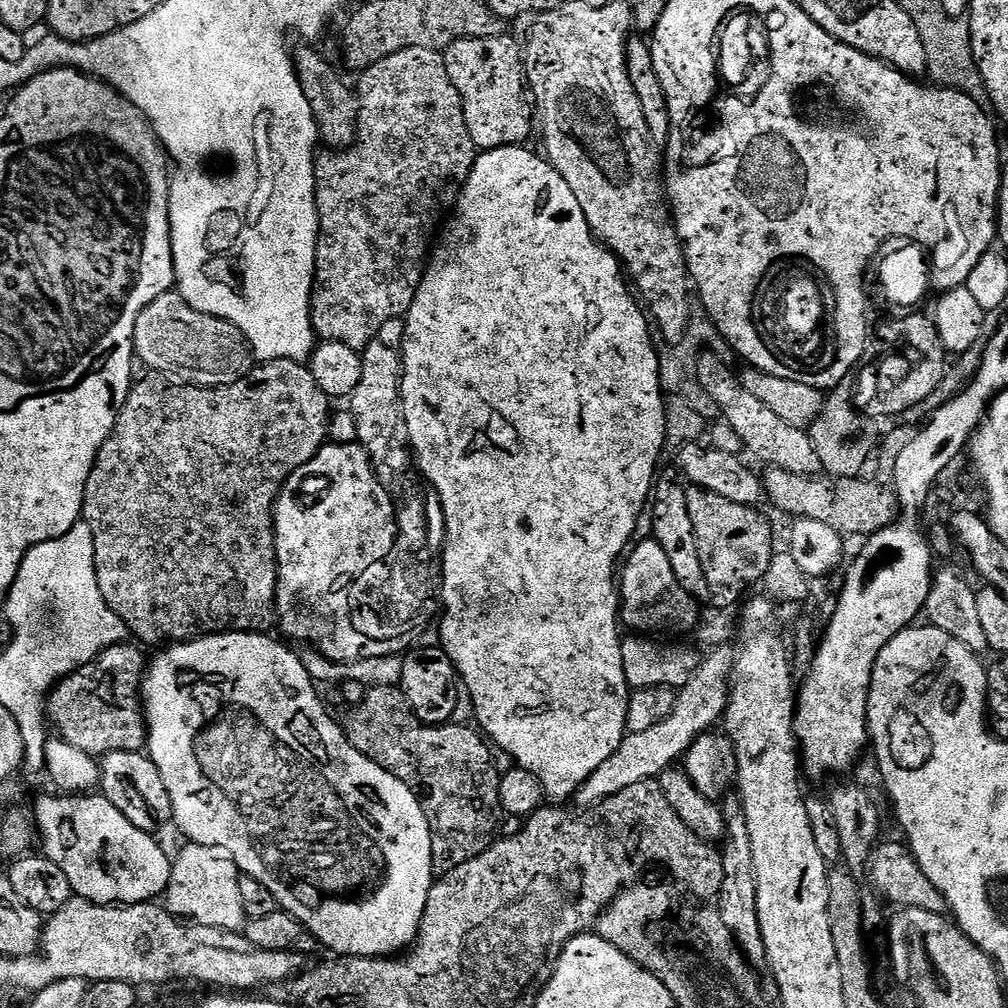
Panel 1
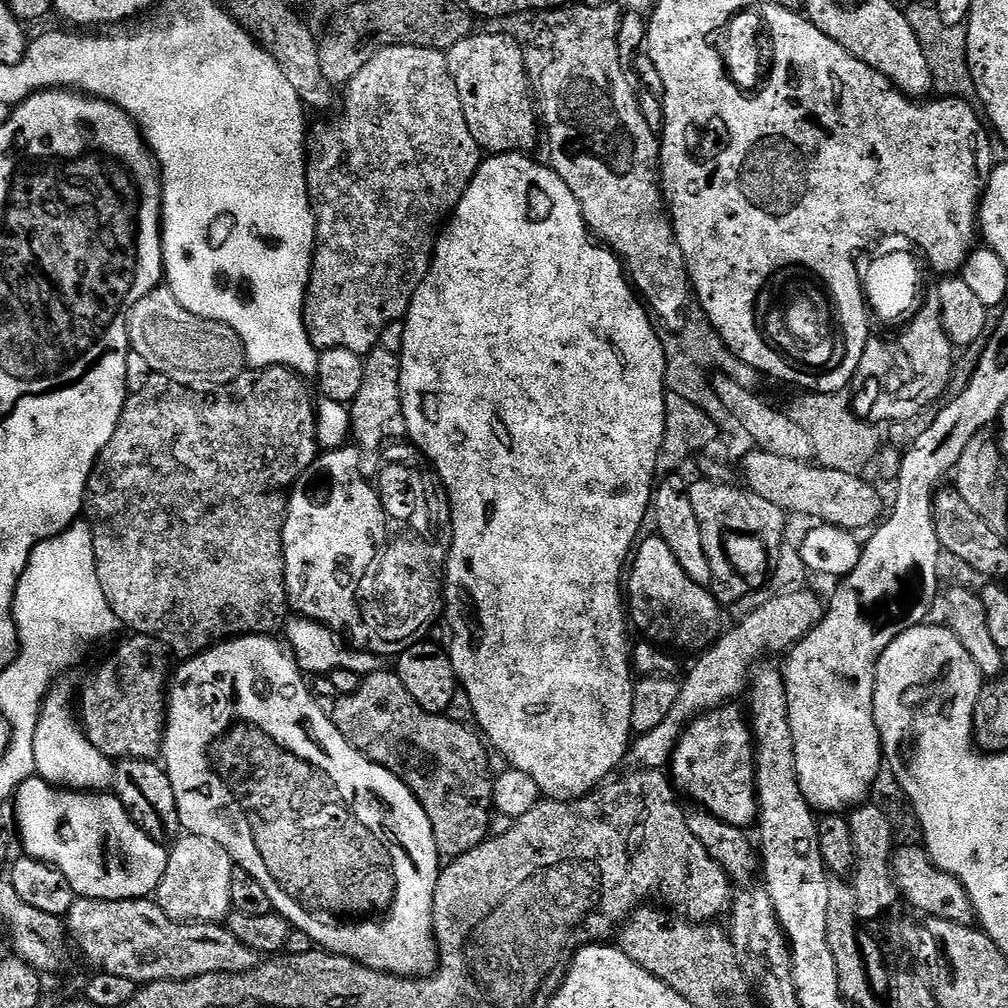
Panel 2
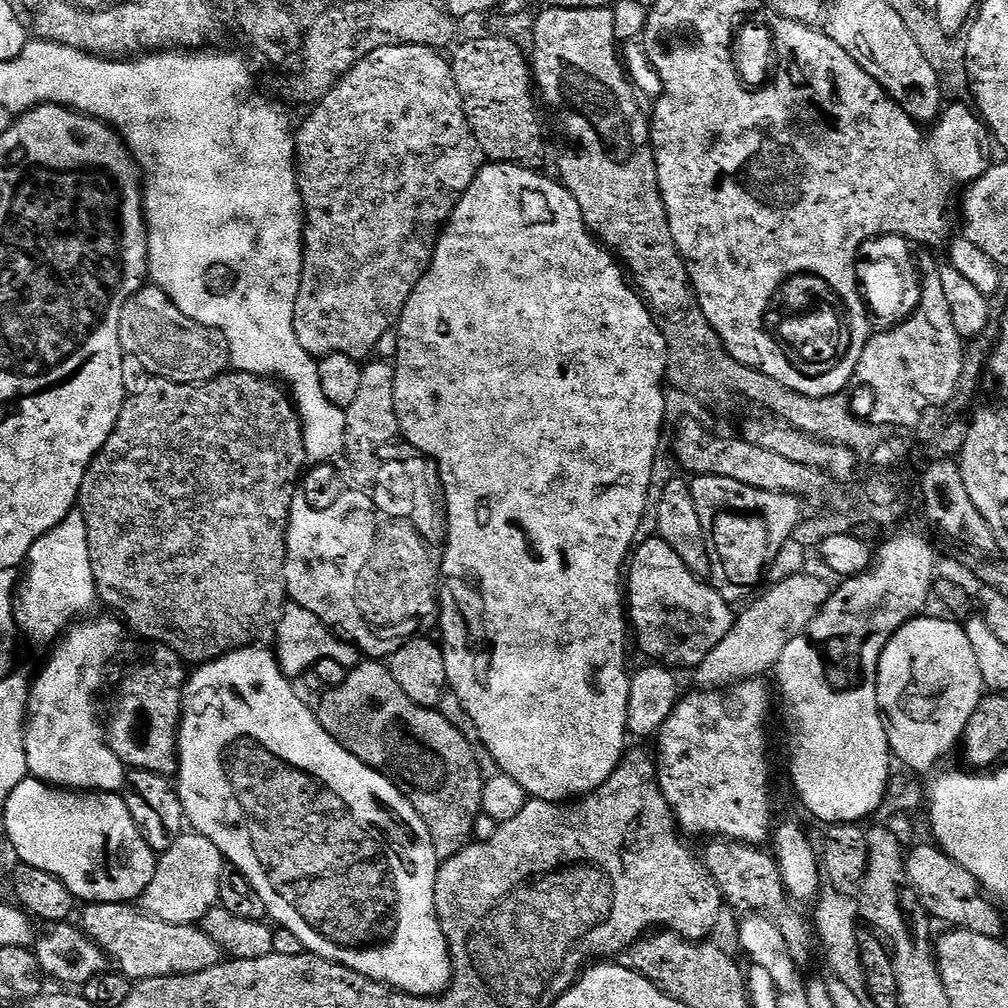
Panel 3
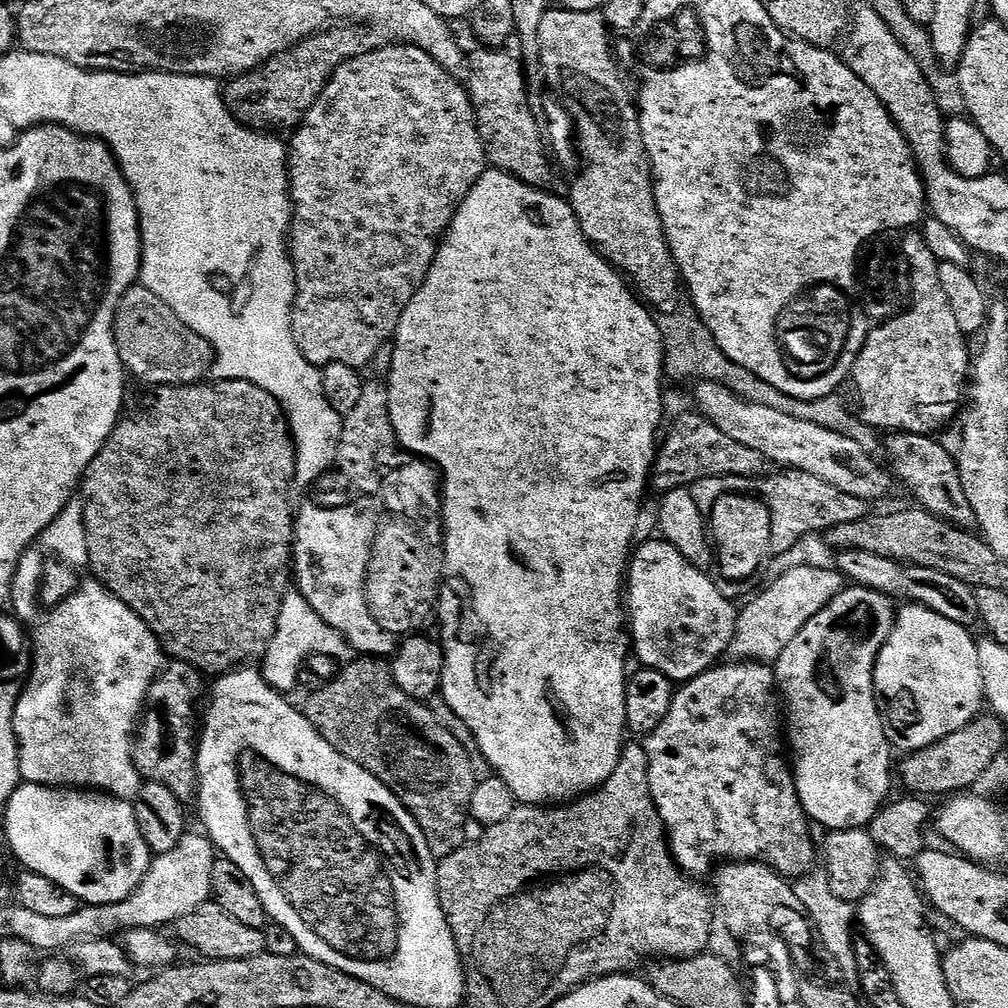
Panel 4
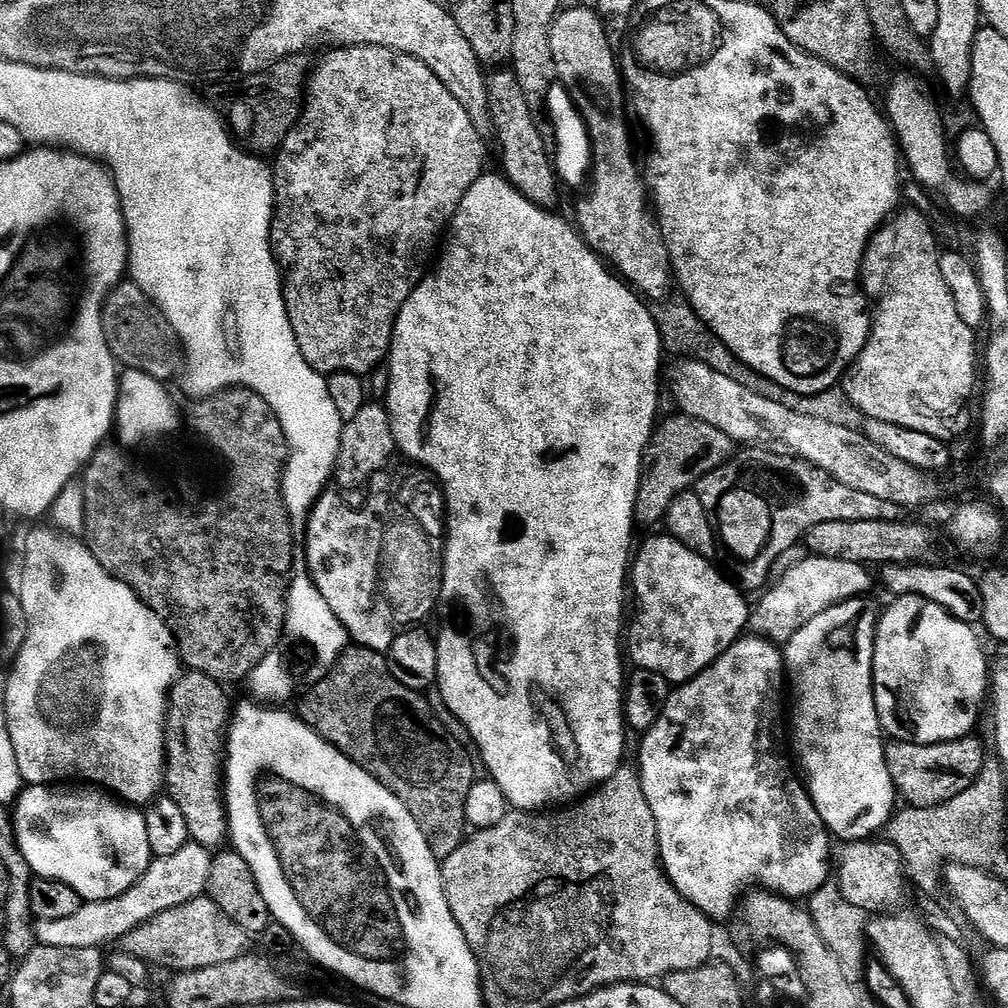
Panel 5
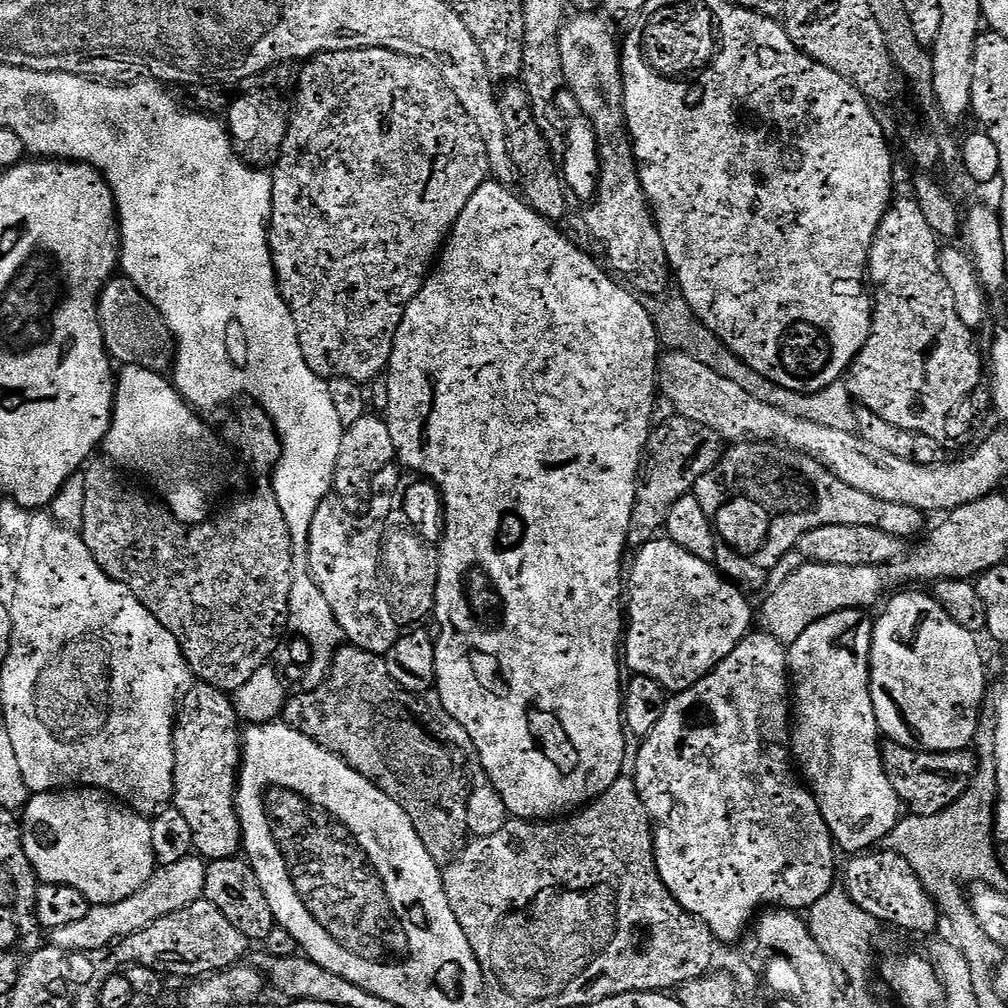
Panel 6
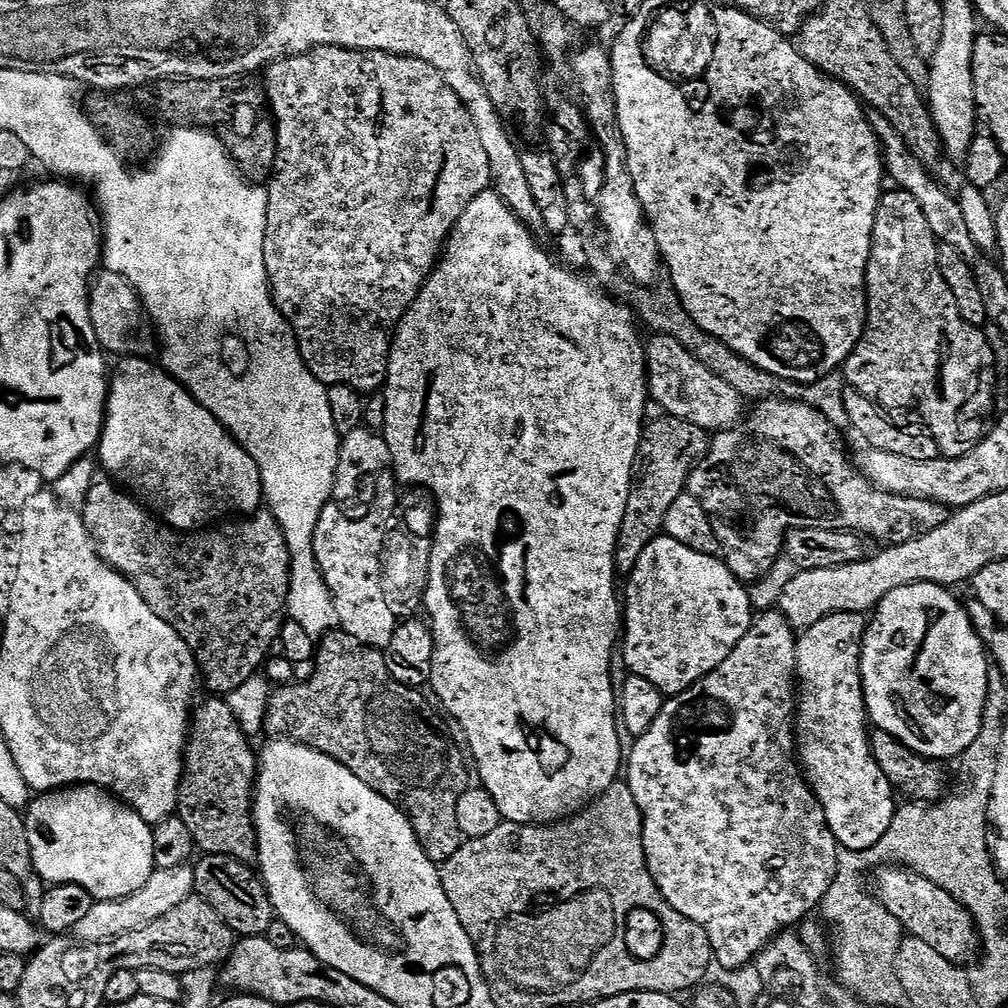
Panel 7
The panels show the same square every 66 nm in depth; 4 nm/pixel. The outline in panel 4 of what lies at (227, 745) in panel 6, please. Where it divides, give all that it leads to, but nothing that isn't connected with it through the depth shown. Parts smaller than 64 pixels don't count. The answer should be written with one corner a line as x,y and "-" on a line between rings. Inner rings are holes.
173,659
150,686
146,711
138,724
132,745
136,769
145,781
157,780
170,786
182,802
195,797
198,787
196,774
196,746
198,743
198,712
196,703
204,688
205,677
200,669
185,660

